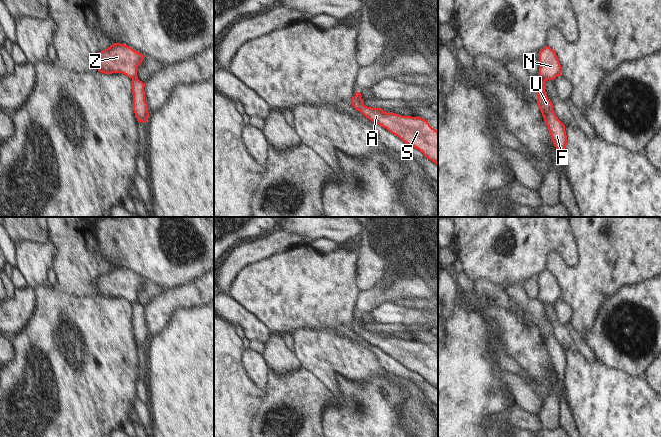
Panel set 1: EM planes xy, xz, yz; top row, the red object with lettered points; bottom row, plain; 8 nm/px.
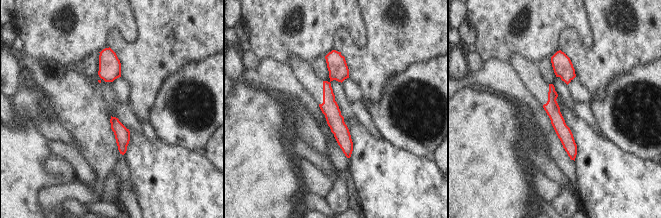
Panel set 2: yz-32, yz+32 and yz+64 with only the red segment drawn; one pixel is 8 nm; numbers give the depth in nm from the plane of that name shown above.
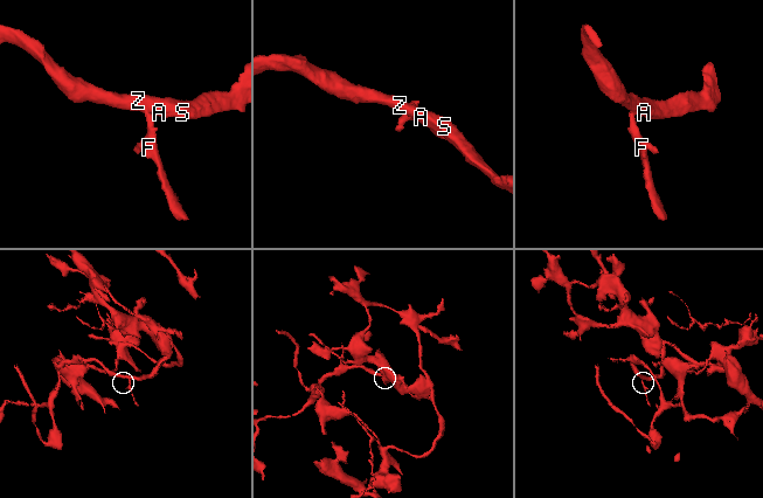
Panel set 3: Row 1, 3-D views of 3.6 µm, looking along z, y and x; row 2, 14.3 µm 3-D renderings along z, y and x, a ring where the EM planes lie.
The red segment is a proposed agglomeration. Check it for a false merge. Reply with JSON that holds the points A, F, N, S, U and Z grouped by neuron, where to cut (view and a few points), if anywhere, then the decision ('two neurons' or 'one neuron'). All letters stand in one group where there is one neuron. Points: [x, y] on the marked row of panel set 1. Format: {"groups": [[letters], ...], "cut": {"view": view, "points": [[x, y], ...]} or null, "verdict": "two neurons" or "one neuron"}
{"groups": [["A", "N", "S", "Z"], ["F", "U"]], "cut": {"view": "yz", "points": [[539, 75], [544, 81]]}, "verdict": "two neurons"}

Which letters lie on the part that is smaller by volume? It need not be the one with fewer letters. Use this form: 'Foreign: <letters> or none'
Foreign: F, U

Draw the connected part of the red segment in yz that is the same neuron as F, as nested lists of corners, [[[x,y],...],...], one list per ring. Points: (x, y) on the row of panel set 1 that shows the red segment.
[[[538,76],[537,77],[537,104],[542,113],[544,121],[550,132],[552,142],[557,149],[559,155],[565,155],[565,148],[567,145],[567,135],[565,131],[565,125],[558,119],[554,110],[551,100],[546,94],[545,81]]]

